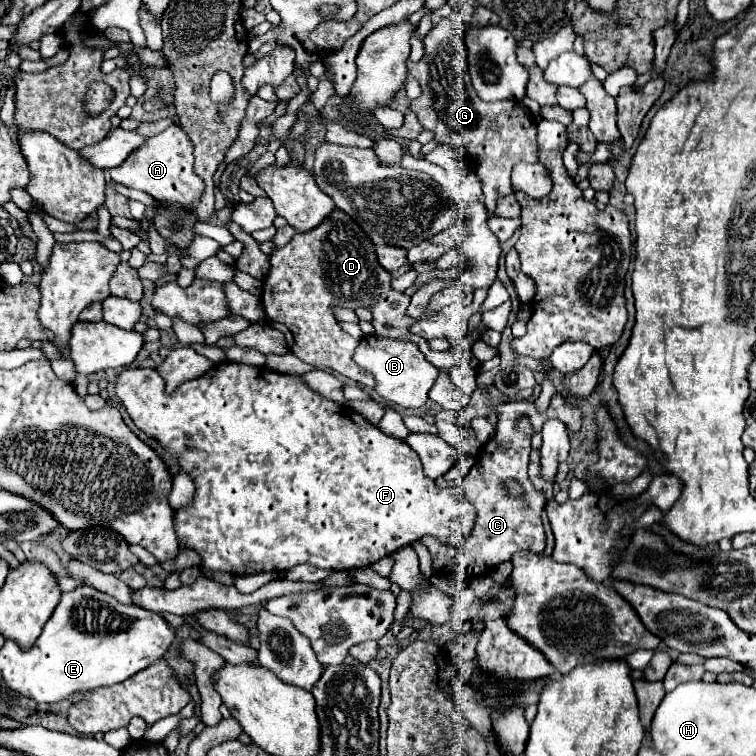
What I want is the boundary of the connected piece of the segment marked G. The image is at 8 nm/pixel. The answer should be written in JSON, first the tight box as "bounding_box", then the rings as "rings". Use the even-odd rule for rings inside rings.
{"bounding_box":[406,12,538,218],"rings":[[[452,12],[448,18],[440,20],[424,38],[424,58],[416,64],[406,64],[408,74],[416,78],[422,88],[422,96],[412,100],[410,106],[416,112],[420,124],[432,130],[434,138],[440,144],[468,150],[470,156],[476,158],[476,174],[482,180],[484,204],[488,208],[488,216],[492,218],[496,210],[496,200],[500,196],[514,194],[510,184],[512,166],[526,160],[538,160],[536,124],[530,116],[524,114],[522,104],[516,100],[484,102],[474,94],[466,72],[466,50],[462,42],[462,34],[468,26],[470,24],[462,20],[460,12]]]}

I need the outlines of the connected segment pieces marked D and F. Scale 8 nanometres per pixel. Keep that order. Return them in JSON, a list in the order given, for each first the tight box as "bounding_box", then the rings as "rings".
[{"bounding_box":[262,208,454,388],"rings":[[[338,208],[312,232],[296,234],[286,246],[270,256],[262,304],[266,320],[274,324],[274,330],[280,330],[286,336],[286,344],[294,356],[306,364],[334,370],[362,386],[372,388],[372,376],[352,360],[356,340],[340,328],[332,310],[334,306],[350,310],[360,306],[370,308],[374,316],[372,326],[376,326],[378,336],[416,344],[426,360],[438,368],[454,366],[450,352],[432,352],[424,338],[410,332],[412,318],[406,316],[410,296],[392,288],[392,274],[388,274],[386,268],[380,268],[380,262],[376,260],[376,246],[372,246],[368,236],[364,236],[364,230]]]},{"bounding_box":[116,362,476,576],"rings":[[[222,362],[216,364],[212,370],[208,370],[204,376],[198,376],[196,380],[188,380],[188,384],[180,384],[170,396],[164,394],[164,380],[160,380],[160,372],[156,368],[128,368],[124,370],[116,380],[116,396],[120,398],[122,406],[134,420],[134,424],[154,438],[180,466],[180,472],[188,472],[192,476],[192,482],[196,486],[192,504],[186,504],[184,508],[176,510],[176,536],[178,542],[186,548],[194,550],[202,558],[202,568],[212,572],[230,572],[236,576],[244,574],[258,574],[258,572],[284,572],[298,564],[312,564],[316,568],[326,570],[358,570],[368,568],[376,560],[390,556],[398,548],[404,548],[416,540],[420,540],[426,534],[432,534],[440,538],[446,544],[458,546],[462,538],[466,538],[474,526],[476,510],[474,506],[458,494],[456,488],[440,488],[434,480],[428,480],[422,472],[420,458],[404,440],[386,436],[382,430],[378,430],[374,424],[364,420],[358,412],[354,412],[348,406],[340,406],[324,396],[320,396],[316,390],[312,390],[300,376],[296,374],[280,374],[270,370],[268,366],[246,366],[236,362]]]}]

